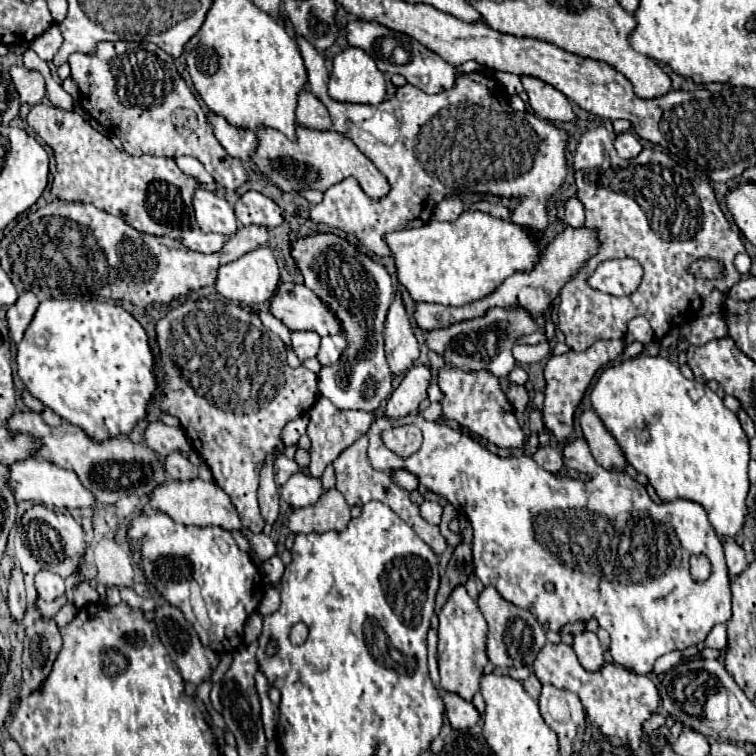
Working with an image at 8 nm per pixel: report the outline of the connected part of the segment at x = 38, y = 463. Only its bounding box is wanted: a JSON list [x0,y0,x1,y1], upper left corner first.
[10,459,96,509]

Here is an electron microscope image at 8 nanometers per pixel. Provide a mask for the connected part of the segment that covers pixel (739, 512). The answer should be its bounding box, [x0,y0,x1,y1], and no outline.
[590,355,750,539]

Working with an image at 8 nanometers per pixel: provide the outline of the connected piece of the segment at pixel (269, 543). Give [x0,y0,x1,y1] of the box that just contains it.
[242,529,278,561]

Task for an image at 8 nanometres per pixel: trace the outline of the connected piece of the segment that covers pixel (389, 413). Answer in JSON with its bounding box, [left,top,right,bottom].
[384,365,434,419]

